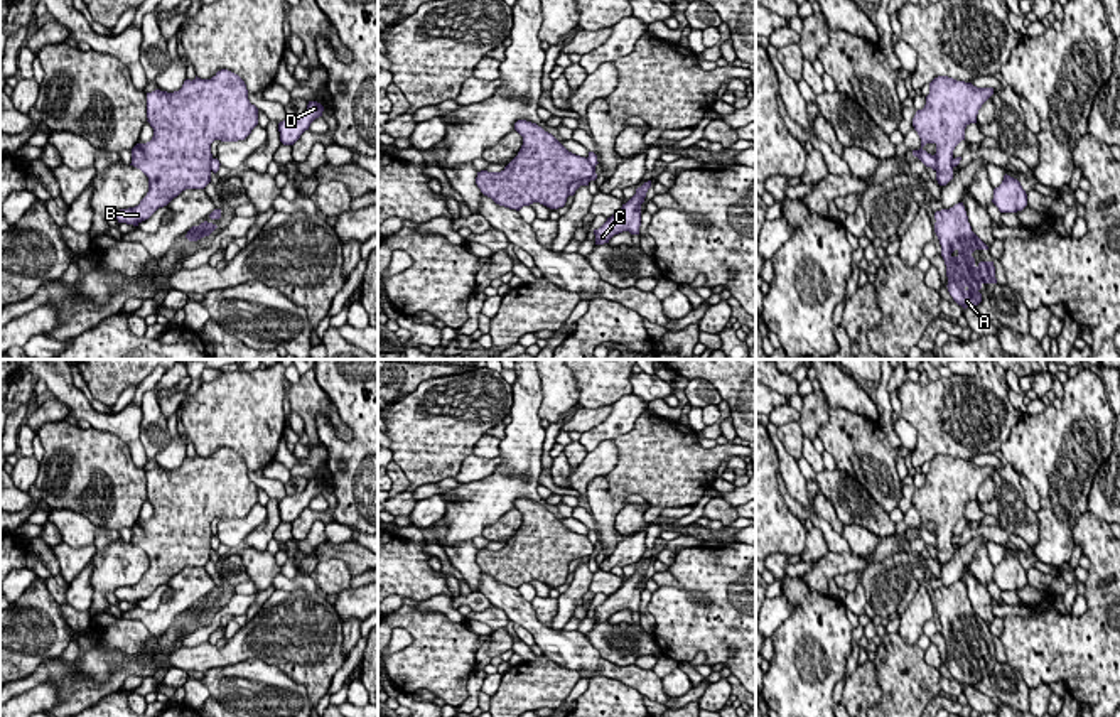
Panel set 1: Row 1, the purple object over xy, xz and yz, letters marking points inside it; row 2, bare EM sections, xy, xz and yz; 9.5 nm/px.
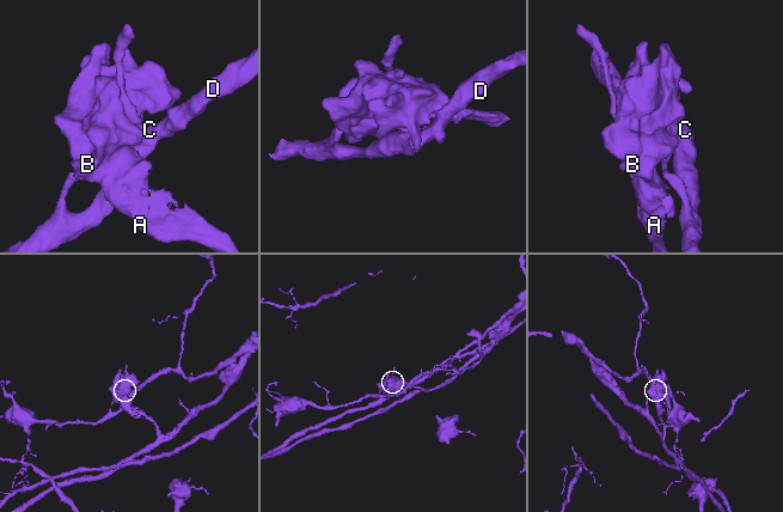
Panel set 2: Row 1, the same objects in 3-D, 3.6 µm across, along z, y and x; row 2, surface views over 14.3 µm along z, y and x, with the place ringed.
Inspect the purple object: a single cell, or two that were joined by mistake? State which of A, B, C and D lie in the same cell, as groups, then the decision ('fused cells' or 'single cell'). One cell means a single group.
A B / C D | fused cells

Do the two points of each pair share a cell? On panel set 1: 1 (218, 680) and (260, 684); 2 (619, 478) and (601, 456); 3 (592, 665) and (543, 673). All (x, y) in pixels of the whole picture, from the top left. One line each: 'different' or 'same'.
1: same
2: different
3: different

